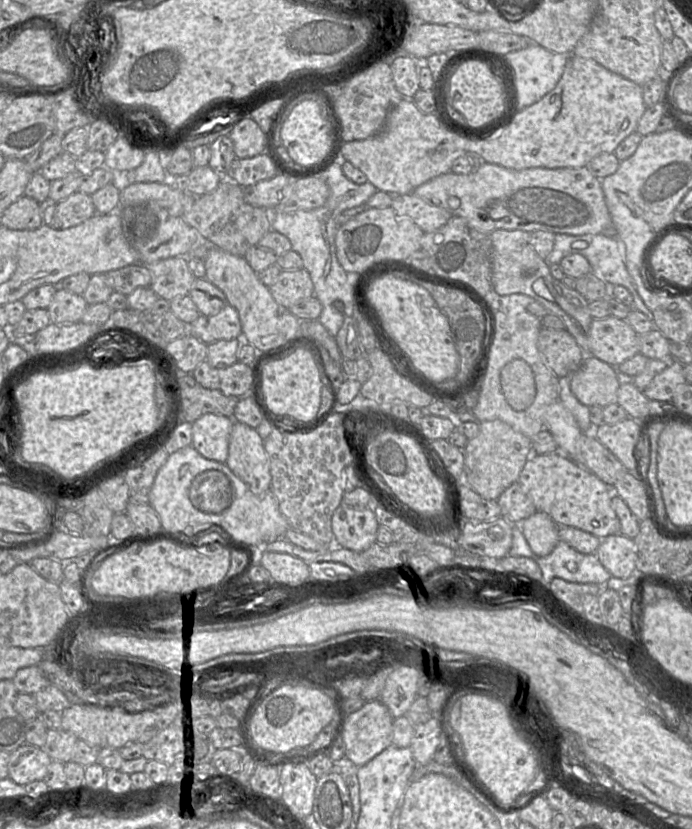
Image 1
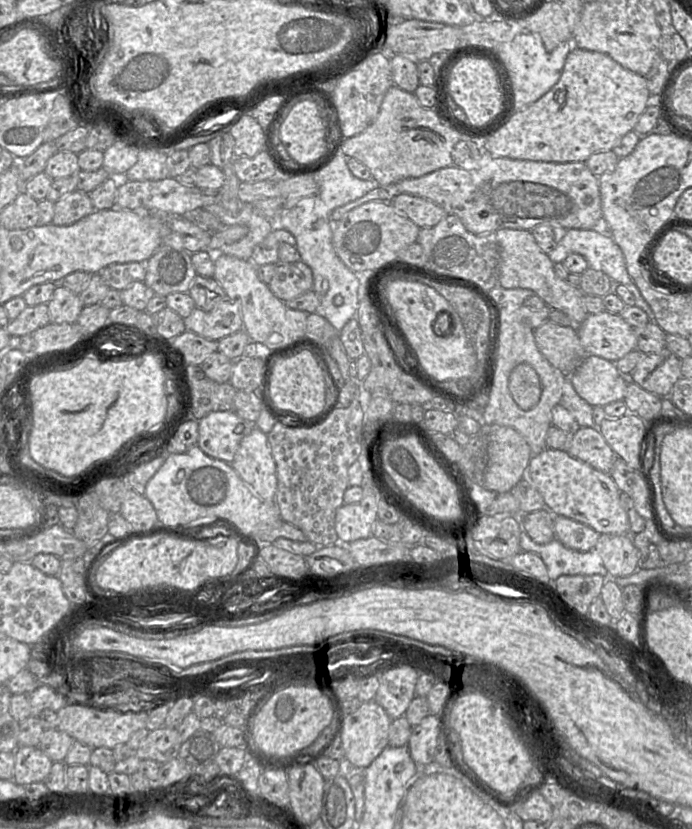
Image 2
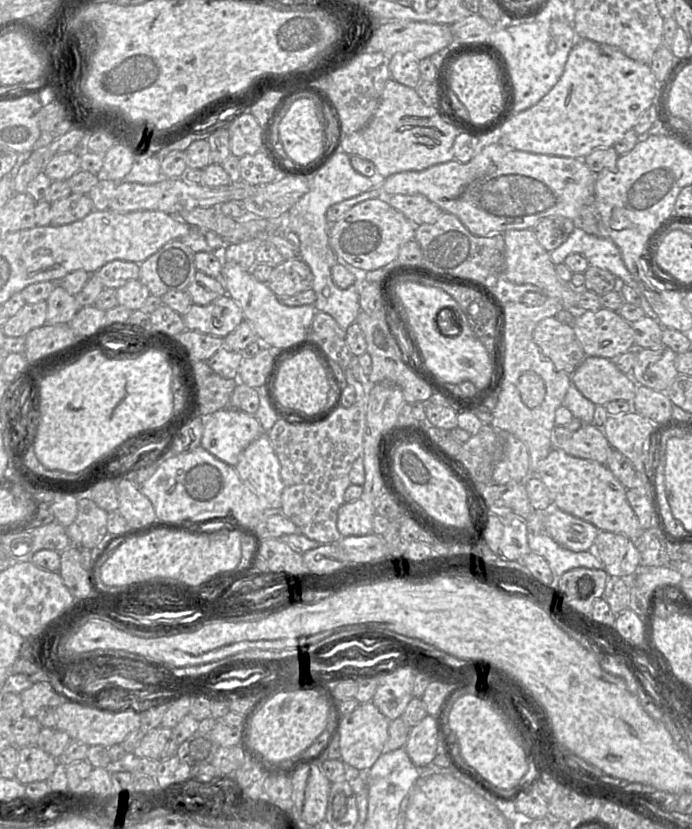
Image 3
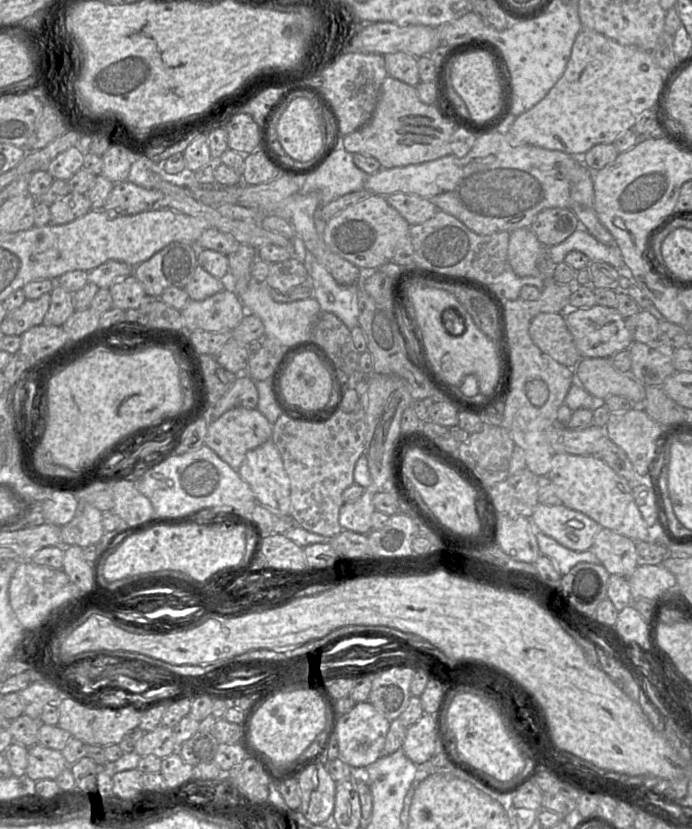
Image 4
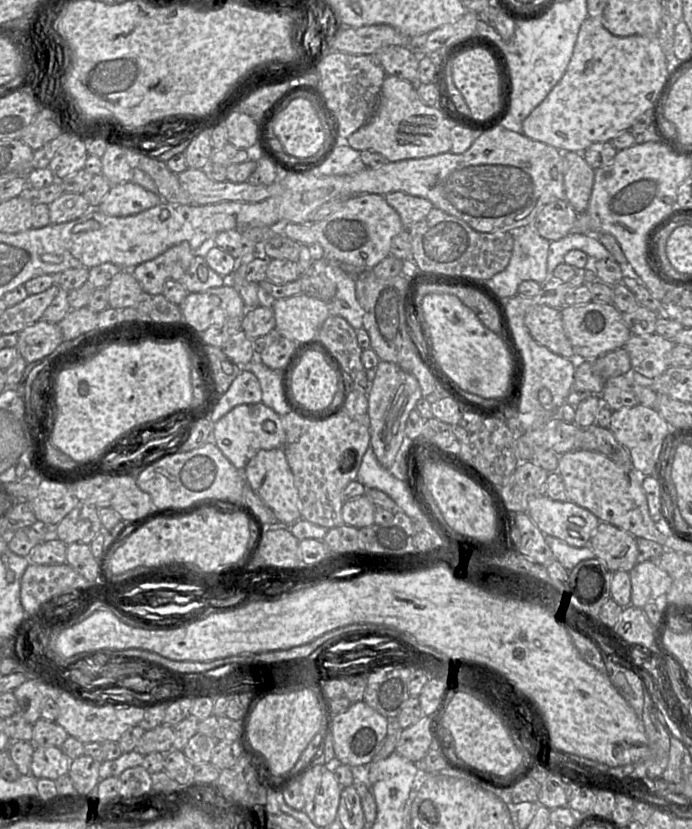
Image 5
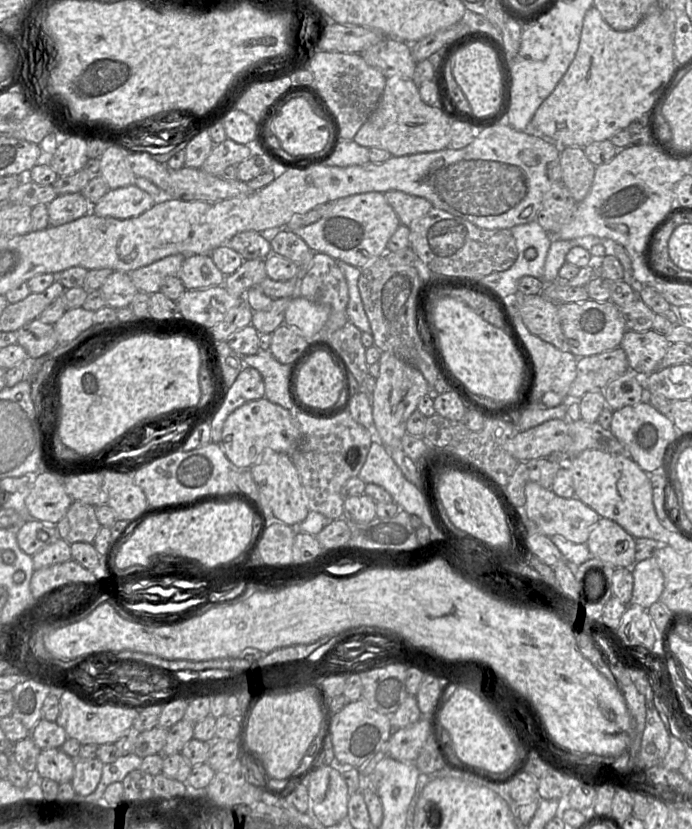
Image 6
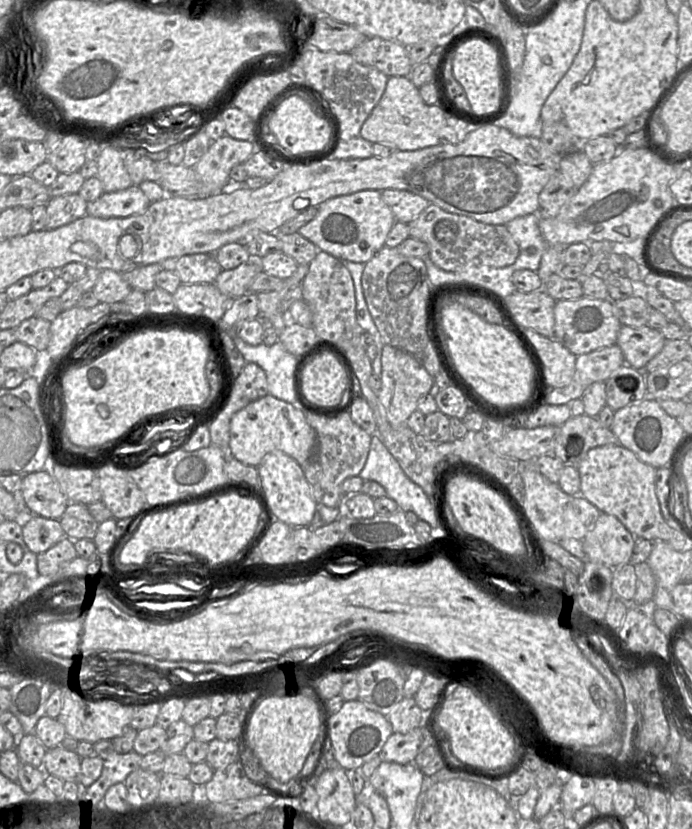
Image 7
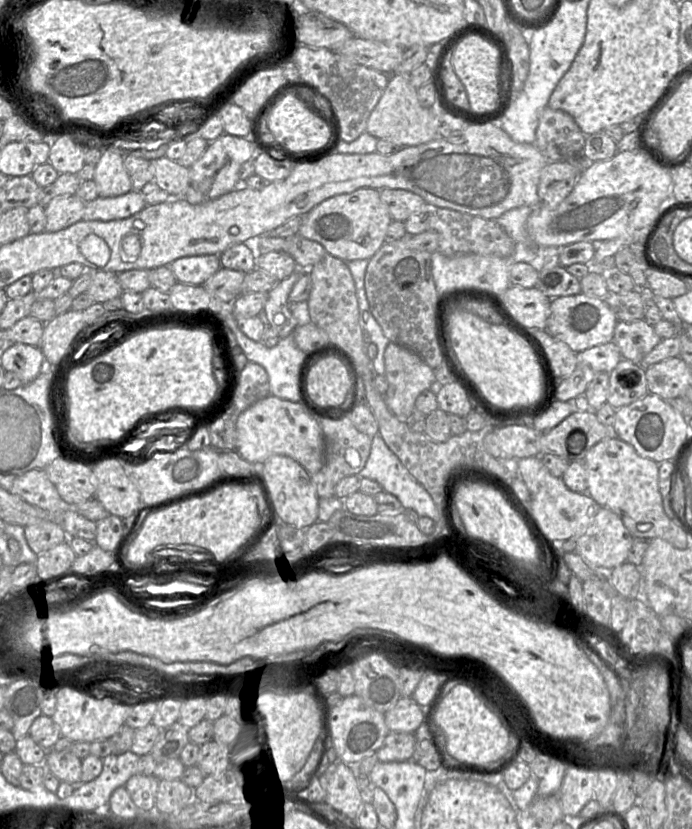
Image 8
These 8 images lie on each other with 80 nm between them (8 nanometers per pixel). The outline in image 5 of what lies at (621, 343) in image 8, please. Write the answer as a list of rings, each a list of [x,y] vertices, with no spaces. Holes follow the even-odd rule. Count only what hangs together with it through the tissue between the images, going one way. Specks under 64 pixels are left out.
[[[657,333],[650,335],[630,335],[625,350],[630,357],[633,380],[654,380],[668,368],[668,353],[674,342]]]

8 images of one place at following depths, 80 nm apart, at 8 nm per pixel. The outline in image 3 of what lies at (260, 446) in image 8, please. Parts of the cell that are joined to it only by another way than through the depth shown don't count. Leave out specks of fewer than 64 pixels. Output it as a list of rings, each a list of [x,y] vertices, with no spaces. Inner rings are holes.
[[[224,408],[205,419],[201,446],[217,459],[235,467],[243,450],[263,432],[255,417],[241,410]]]

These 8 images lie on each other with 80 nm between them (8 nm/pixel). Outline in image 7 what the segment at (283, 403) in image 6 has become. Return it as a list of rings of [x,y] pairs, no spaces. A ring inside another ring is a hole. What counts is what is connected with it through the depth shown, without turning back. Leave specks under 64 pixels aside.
[[[235,335],[233,341],[246,363],[255,363],[264,370],[269,394],[299,407],[296,370],[300,355],[288,352],[279,340],[270,347],[263,343],[251,346]]]

